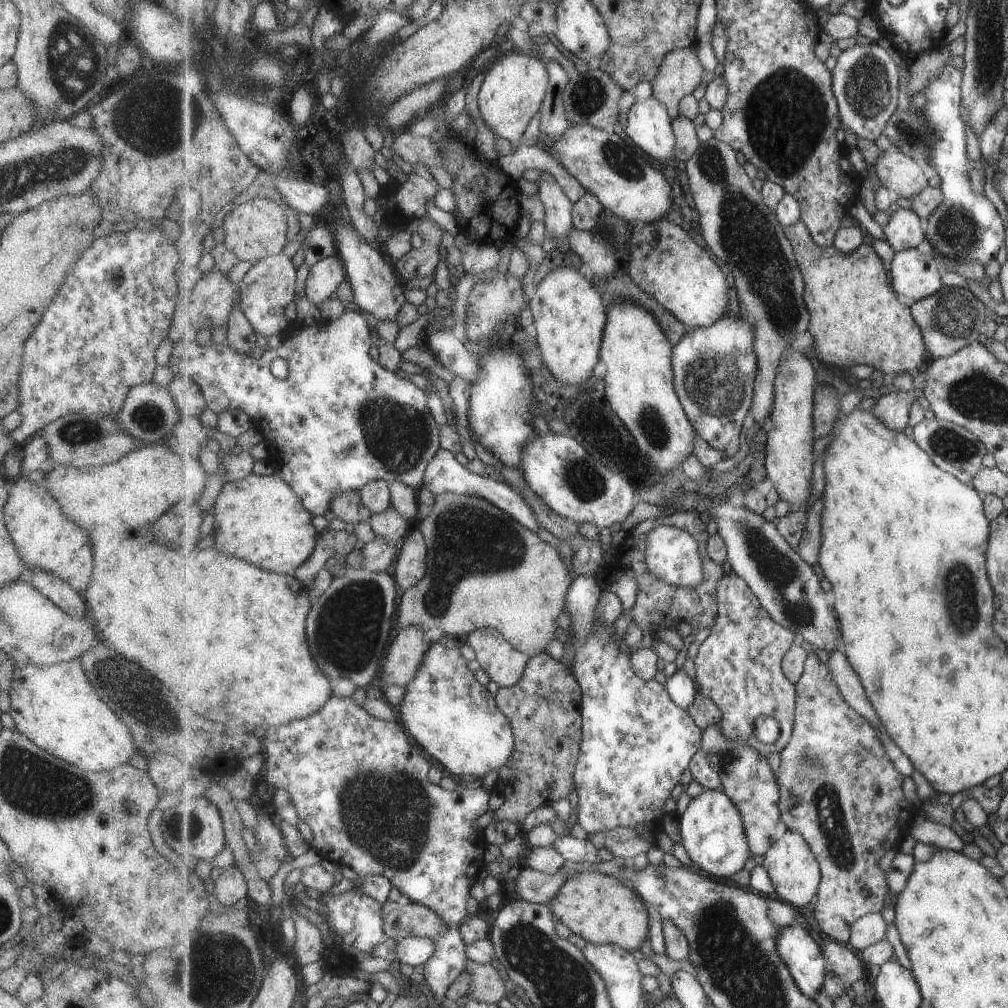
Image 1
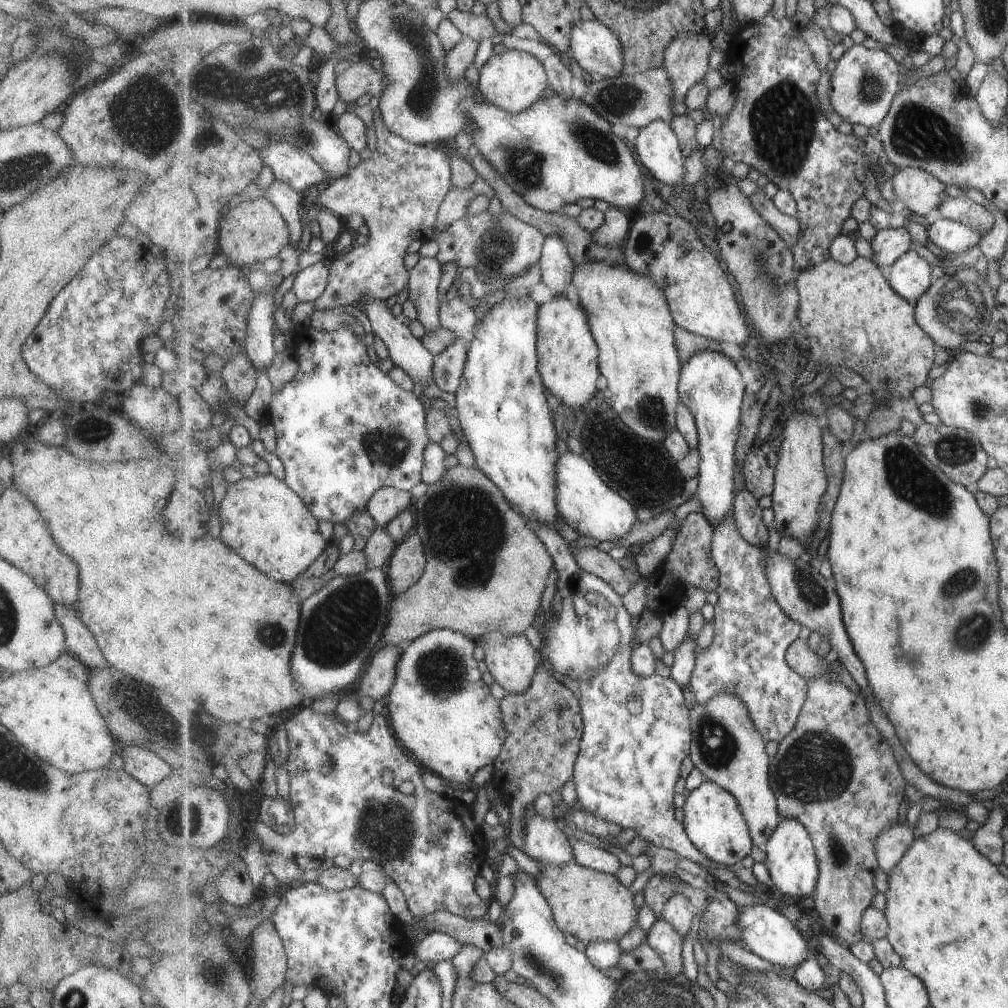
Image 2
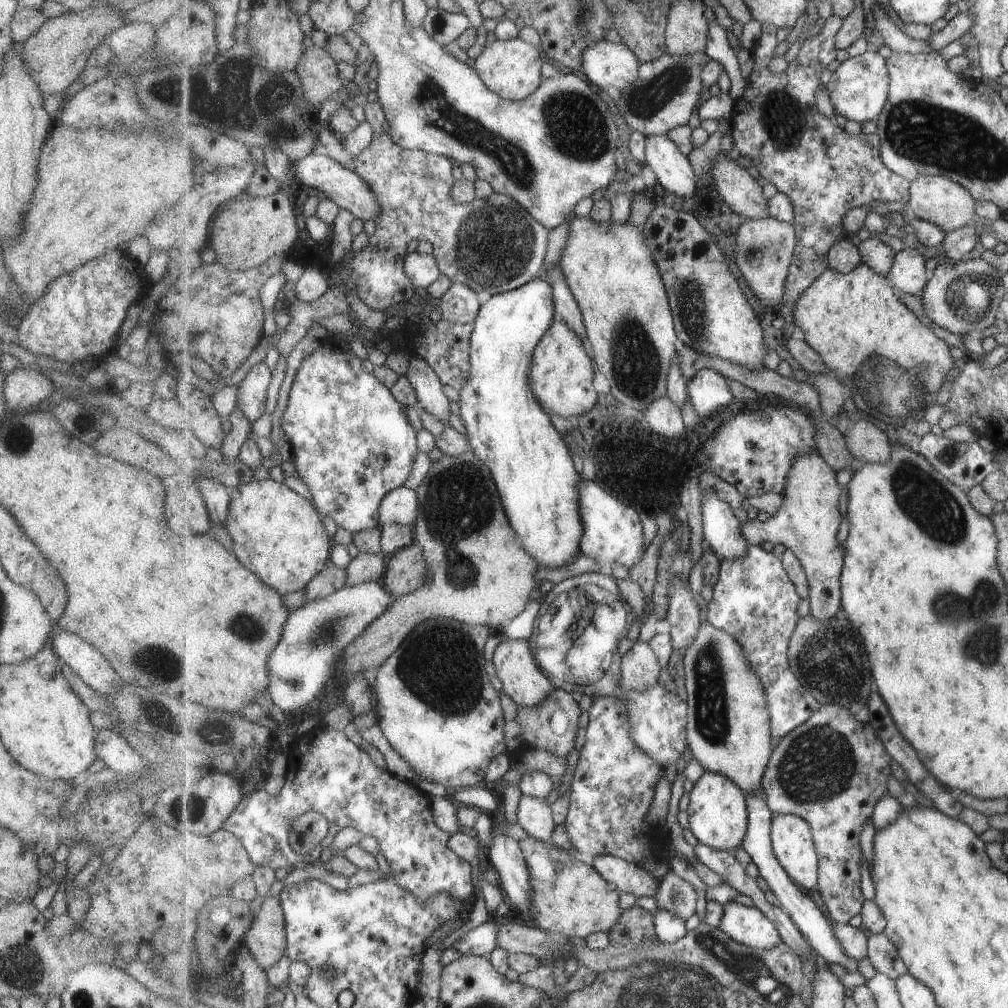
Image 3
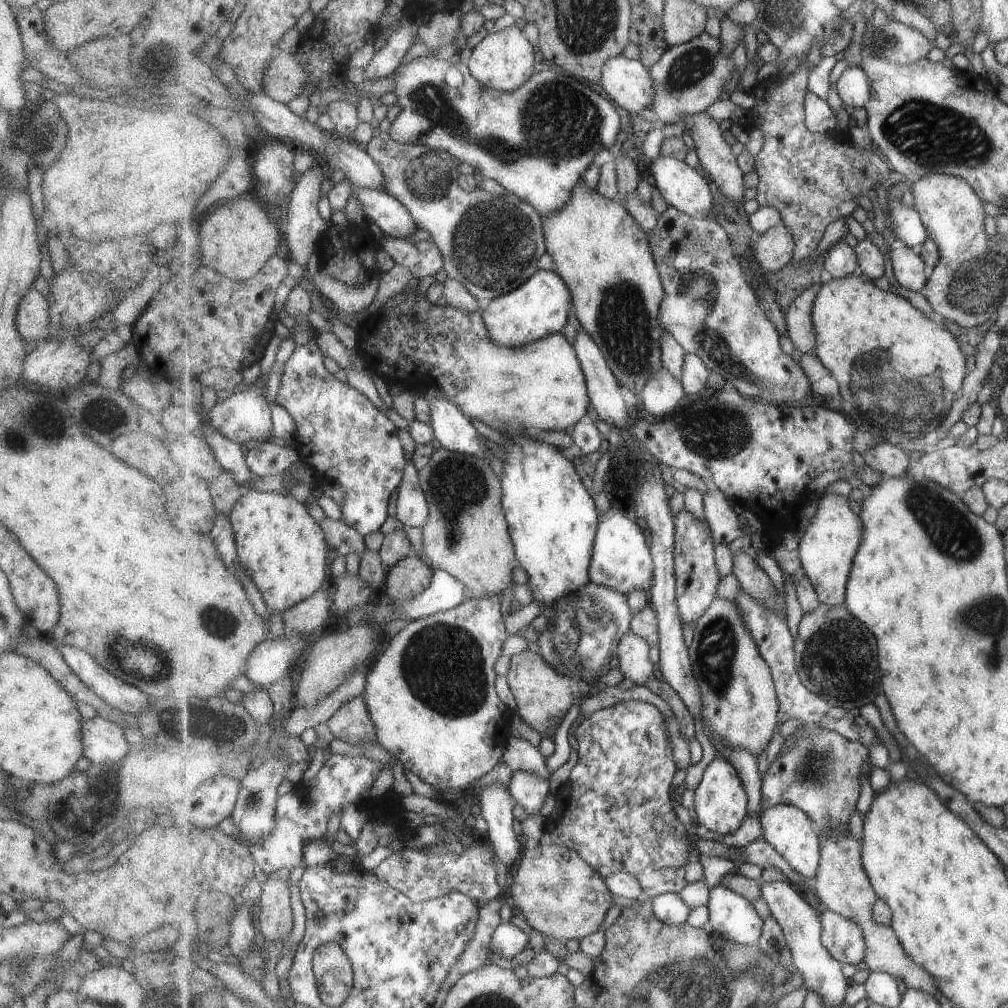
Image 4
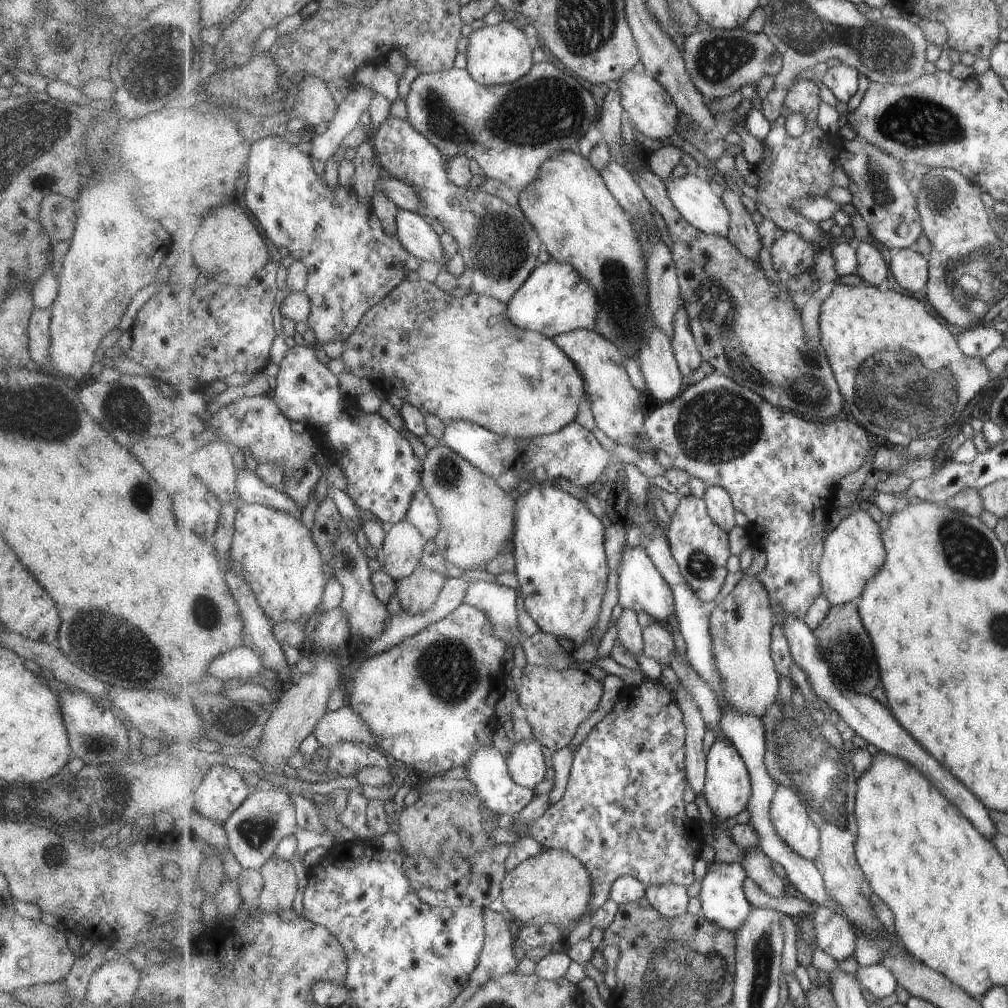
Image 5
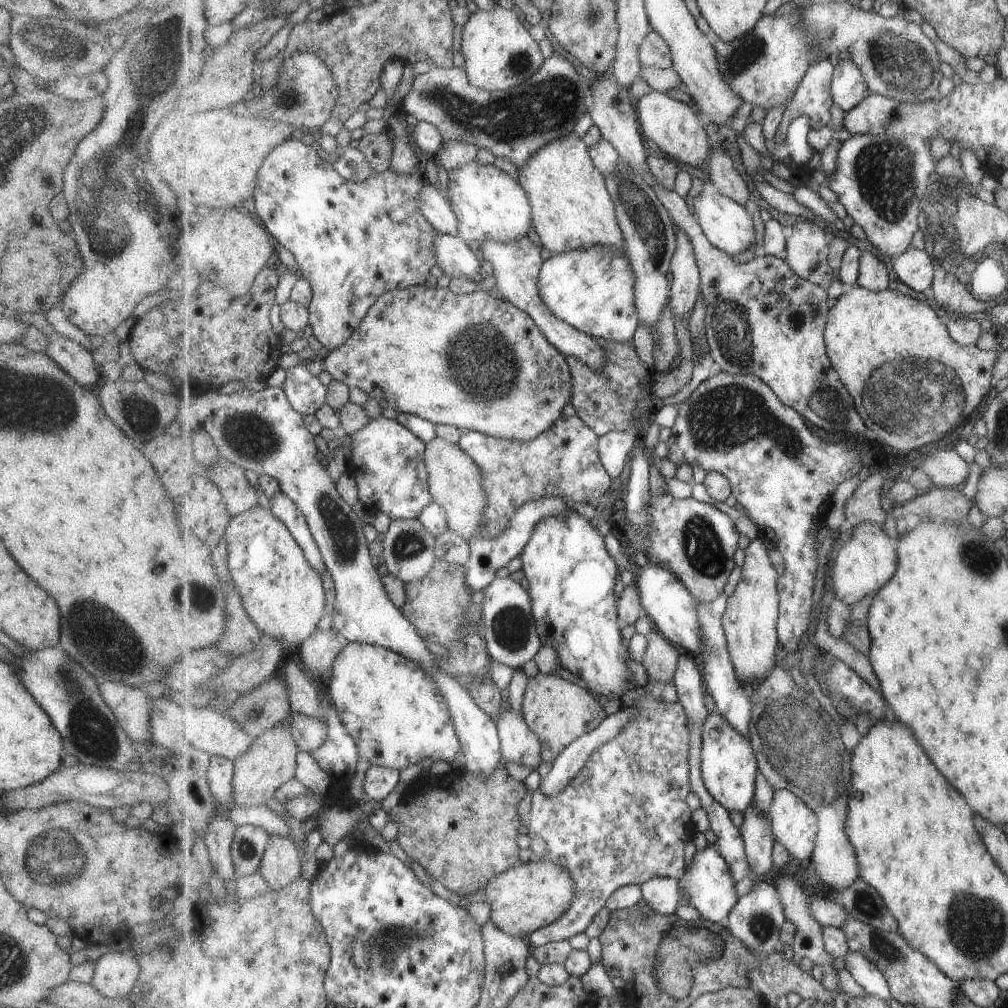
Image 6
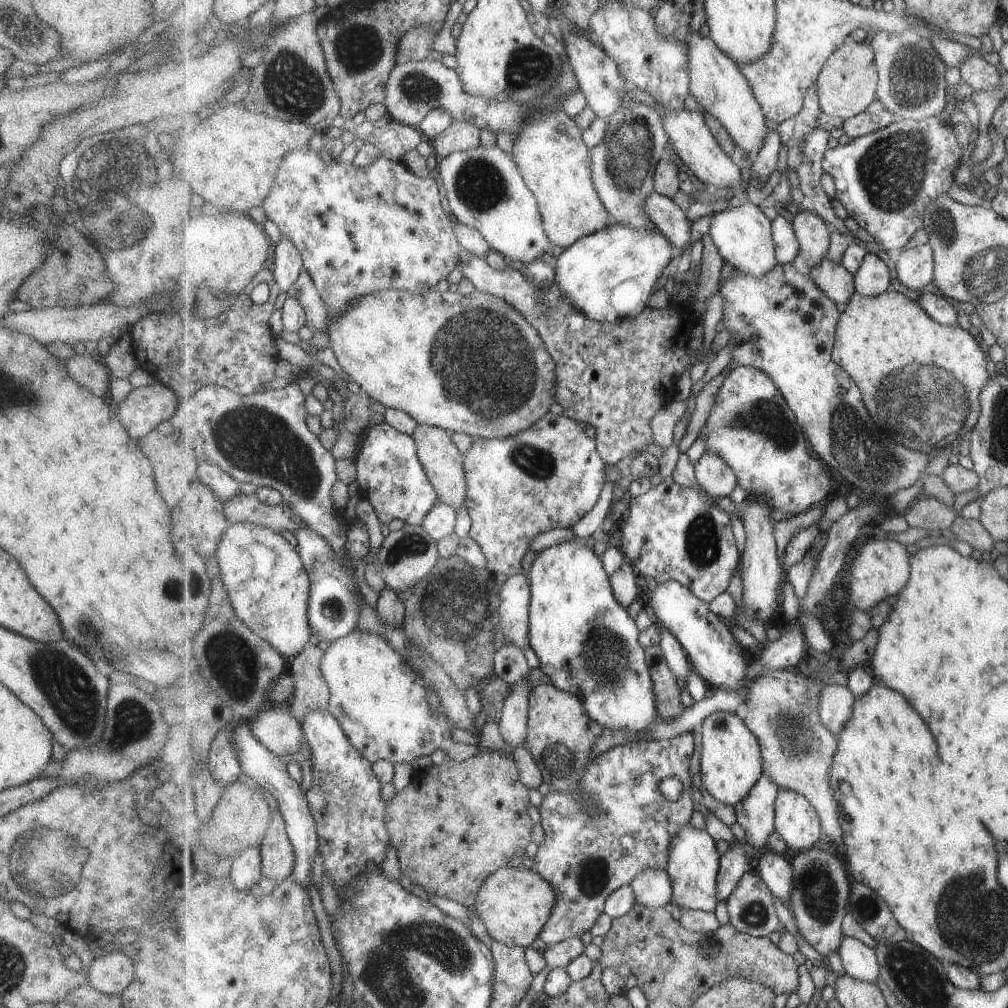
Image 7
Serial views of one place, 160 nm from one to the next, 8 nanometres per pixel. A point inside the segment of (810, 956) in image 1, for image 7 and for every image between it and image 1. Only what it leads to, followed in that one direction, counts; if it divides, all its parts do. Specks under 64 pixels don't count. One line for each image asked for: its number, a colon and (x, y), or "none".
2: (768, 933)
3: (751, 926)
4: (732, 916)
5: (725, 903)
6: (709, 883)
7: (694, 862)

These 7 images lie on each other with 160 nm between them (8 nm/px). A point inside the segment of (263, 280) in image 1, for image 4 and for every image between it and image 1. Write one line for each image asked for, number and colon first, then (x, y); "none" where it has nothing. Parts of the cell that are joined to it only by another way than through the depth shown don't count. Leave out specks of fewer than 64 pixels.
2: (260, 350)
3: (251, 395)
4: (241, 416)

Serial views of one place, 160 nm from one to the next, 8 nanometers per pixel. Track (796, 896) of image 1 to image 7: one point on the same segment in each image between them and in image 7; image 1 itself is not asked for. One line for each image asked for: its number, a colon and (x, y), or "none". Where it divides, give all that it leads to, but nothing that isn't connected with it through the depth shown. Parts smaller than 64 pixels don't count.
2: (791, 858)
3: (793, 841)
4: (790, 830)
5: (791, 819)
6: (794, 824)
7: (797, 820)

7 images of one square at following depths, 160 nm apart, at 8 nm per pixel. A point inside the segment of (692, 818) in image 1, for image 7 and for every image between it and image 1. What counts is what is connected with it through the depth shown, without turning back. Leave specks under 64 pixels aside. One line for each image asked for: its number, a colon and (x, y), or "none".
2: (715, 822)
3: (718, 812)
4: (721, 800)
5: (728, 781)
6: (730, 766)
7: (732, 762)

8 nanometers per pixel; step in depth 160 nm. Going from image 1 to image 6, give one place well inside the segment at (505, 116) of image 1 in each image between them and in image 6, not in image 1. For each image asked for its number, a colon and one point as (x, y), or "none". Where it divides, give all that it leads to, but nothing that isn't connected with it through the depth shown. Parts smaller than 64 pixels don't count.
2: (514, 79)
3: (512, 68)
4: (504, 60)
5: (498, 54)
6: (499, 53)

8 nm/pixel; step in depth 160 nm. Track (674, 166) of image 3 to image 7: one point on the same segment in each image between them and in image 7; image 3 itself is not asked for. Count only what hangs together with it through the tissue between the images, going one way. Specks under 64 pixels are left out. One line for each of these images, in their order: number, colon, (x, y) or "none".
4: (681, 186)
5: (700, 203)
6: (729, 225)
7: (744, 236)

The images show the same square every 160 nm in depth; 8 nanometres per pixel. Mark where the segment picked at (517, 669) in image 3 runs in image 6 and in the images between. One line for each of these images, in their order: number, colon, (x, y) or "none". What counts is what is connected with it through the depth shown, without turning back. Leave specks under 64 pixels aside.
4: (543, 696)
5: (557, 702)
6: (559, 712)

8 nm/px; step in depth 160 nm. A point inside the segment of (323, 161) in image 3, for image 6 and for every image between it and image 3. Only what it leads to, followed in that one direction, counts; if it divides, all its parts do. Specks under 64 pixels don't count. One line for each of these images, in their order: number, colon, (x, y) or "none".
4: (390, 214)
5: (416, 232)
6: (456, 258)

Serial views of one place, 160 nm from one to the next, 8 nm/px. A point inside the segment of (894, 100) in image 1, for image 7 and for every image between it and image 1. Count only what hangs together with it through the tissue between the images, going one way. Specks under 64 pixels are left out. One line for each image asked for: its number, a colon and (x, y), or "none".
2: (863, 85)
3: (859, 88)
4: (853, 86)
5: (843, 80)
6: (849, 88)
7: (848, 83)

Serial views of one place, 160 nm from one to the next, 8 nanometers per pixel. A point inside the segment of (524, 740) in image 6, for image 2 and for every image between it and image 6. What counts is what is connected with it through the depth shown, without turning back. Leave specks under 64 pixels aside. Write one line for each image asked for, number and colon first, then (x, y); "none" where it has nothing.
2: (546, 843)
3: (535, 815)
4: (530, 790)
5: (526, 760)

